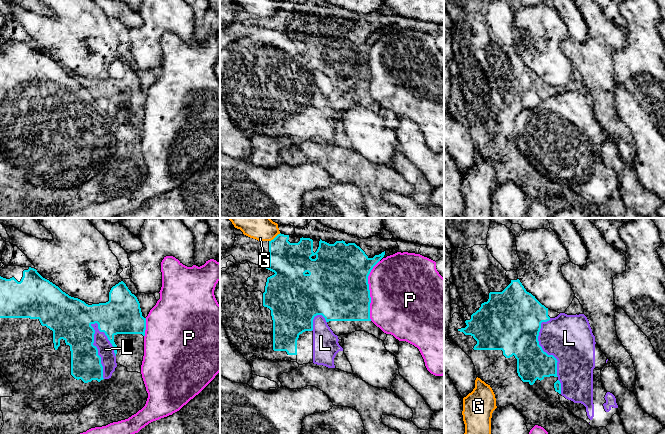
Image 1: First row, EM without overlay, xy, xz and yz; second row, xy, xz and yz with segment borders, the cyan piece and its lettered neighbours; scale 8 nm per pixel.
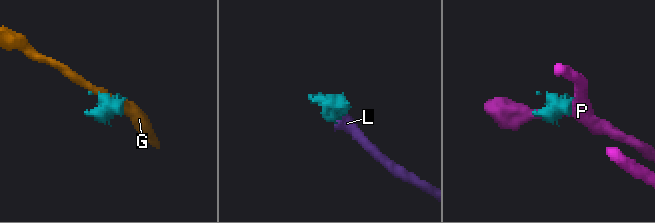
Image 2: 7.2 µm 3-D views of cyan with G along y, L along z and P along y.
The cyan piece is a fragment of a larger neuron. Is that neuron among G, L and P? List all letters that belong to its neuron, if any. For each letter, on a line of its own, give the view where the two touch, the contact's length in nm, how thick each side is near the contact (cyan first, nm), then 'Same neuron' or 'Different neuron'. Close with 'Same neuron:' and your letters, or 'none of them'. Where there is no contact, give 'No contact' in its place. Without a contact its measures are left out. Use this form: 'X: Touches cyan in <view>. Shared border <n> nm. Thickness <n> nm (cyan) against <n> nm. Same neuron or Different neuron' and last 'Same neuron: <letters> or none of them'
G: Touches cyan in xz. Shared border 120 nm. Thickness 300 nm (cyan) against 280 nm. Different neuron
L: Touches cyan in xy. Shared border 460 nm. Thickness 260 nm (cyan) against 130 nm. Same neuron
P: Touches cyan in xz. Shared border 500 nm. Thickness 480 nm (cyan) against 500 nm. Different neuron
Same neuron: L

